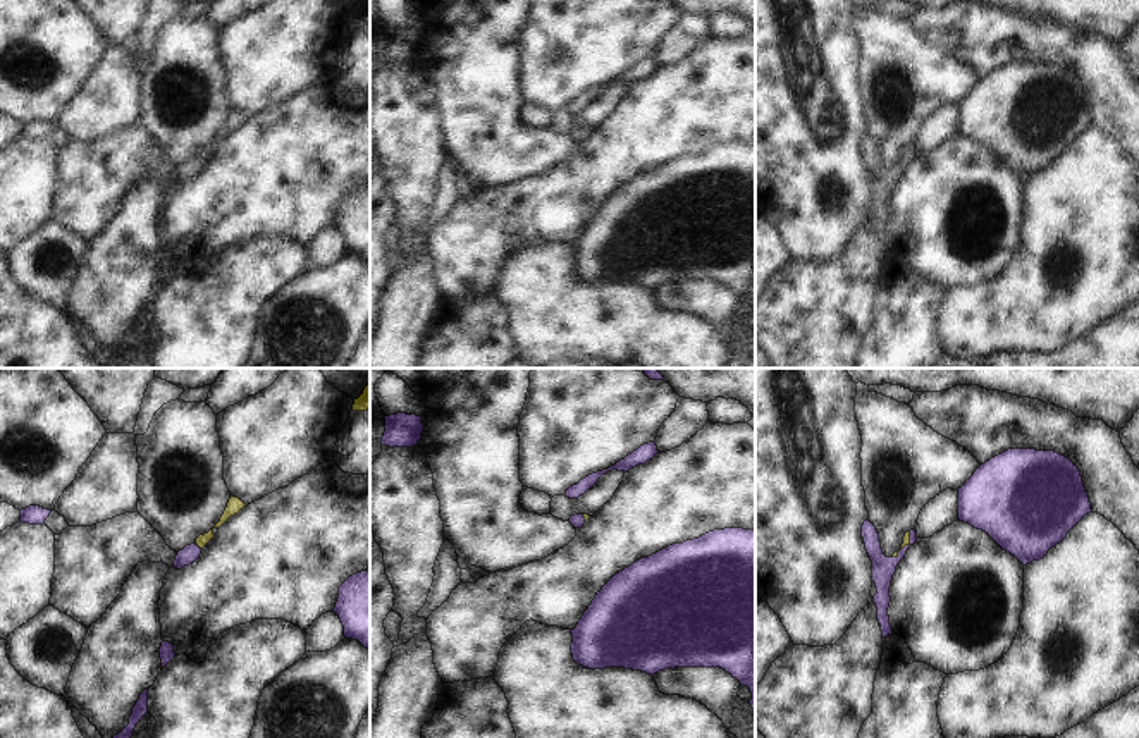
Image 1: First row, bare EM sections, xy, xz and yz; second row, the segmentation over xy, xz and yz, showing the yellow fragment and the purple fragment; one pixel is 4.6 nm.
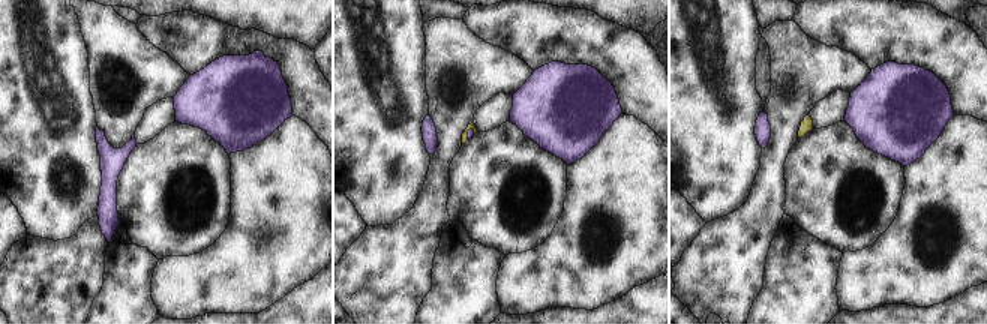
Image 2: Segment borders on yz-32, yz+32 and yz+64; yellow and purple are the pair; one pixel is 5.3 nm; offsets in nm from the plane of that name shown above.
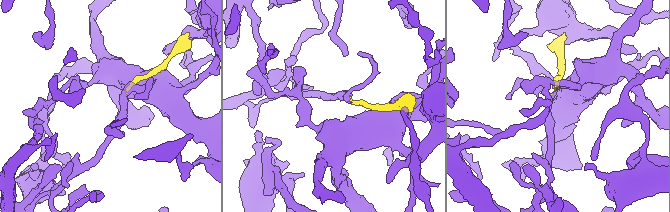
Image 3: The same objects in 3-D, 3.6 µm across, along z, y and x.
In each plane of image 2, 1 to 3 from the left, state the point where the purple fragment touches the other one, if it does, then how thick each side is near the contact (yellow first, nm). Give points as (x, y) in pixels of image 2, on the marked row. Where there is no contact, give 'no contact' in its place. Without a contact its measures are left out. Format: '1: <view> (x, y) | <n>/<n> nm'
1: no contact
2: yz+32 (467, 134) | 30/30 nm
3: no contact

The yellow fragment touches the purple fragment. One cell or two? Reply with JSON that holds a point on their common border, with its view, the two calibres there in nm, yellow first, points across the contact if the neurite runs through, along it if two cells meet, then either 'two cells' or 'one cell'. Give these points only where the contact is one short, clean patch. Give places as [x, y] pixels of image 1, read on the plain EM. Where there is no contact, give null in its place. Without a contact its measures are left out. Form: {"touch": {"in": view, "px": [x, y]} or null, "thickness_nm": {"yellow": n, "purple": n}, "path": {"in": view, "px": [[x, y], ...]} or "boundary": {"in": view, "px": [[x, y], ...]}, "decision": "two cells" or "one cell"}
{"touch": {"in": "yz", "px": [905, 159]}, "thickness_nm": {"yellow": 30, "purple": 110}, "path": {"in": "yz", "px": [[907, 150], [905, 159], [883, 183]]}, "decision": "one cell"}

